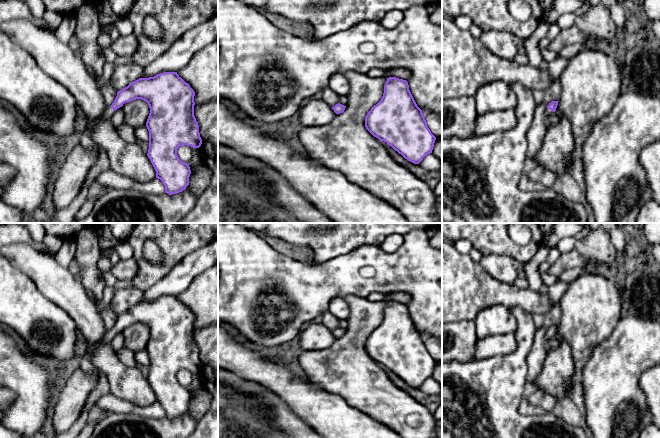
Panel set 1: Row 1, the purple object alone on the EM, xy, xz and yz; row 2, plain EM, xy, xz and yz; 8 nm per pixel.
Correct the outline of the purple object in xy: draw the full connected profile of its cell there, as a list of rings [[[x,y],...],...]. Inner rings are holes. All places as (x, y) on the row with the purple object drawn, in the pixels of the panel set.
[[[164,72],[154,77],[139,78],[127,87],[117,92],[117,96],[111,106],[106,107],[102,119],[110,119],[114,112],[124,103],[136,99],[148,103],[150,113],[146,122],[149,131],[149,149],[147,156],[155,171],[156,178],[165,186],[165,193],[177,194],[189,185],[191,170],[189,164],[182,162],[177,149],[182,145],[199,148],[202,139],[199,133],[199,125],[194,116],[195,92],[177,72]]]

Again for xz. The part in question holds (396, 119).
[[[396,77],[387,78],[381,100],[365,117],[365,127],[374,137],[386,142],[414,164],[419,164],[425,156],[432,153],[436,140],[409,90],[408,82]]]

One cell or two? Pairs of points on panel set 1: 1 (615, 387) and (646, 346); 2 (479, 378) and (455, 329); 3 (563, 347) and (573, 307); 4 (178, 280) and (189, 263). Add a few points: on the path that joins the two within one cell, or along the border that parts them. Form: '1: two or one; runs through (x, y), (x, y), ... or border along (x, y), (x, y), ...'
1: one; runs through (615, 377), (636, 356)
2: two; border along (474, 358), (468, 361), (452, 361)
3: two; border along (557, 331), (570, 347), (574, 363)
4: one; runs through (181, 276), (189, 267)

